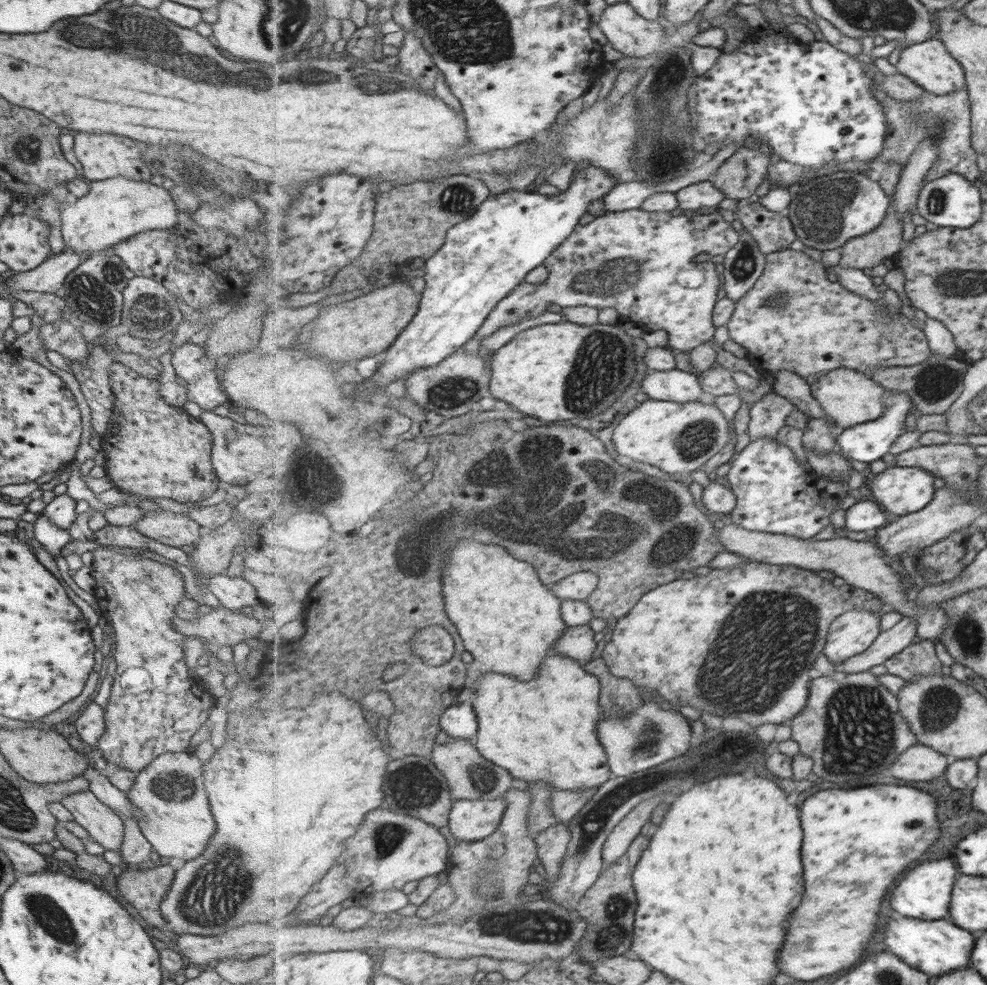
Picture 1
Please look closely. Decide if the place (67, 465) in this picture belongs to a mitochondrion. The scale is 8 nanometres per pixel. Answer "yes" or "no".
no

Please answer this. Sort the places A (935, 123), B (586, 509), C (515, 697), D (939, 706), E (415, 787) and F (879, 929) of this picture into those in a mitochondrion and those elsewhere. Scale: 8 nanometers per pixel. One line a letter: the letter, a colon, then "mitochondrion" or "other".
A: mitochondrion
B: mitochondrion
C: other
D: mitochondrion
E: mitochondrion
F: other

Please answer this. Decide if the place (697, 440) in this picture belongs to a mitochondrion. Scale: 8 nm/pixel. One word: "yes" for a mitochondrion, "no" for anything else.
yes

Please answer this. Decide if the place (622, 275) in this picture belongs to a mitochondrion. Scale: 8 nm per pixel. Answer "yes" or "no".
yes

